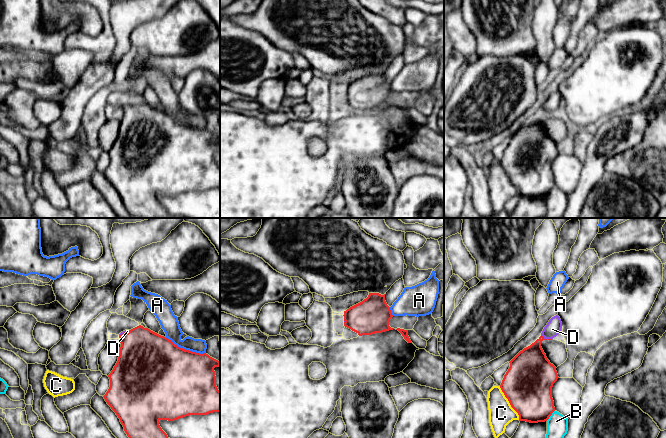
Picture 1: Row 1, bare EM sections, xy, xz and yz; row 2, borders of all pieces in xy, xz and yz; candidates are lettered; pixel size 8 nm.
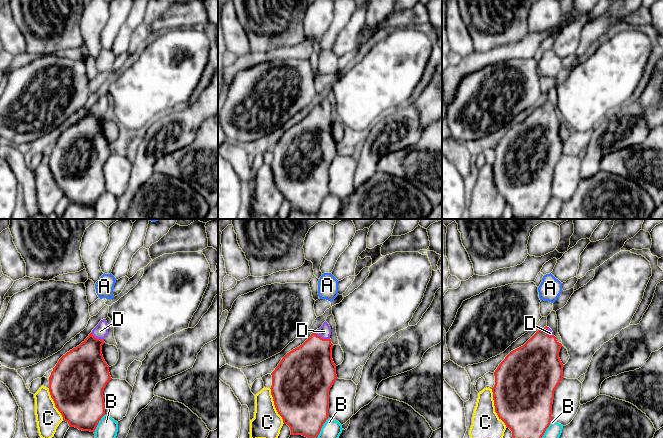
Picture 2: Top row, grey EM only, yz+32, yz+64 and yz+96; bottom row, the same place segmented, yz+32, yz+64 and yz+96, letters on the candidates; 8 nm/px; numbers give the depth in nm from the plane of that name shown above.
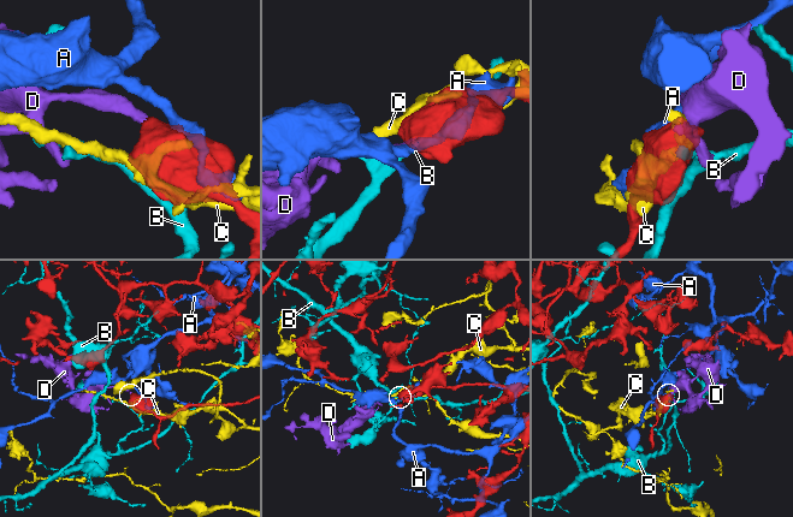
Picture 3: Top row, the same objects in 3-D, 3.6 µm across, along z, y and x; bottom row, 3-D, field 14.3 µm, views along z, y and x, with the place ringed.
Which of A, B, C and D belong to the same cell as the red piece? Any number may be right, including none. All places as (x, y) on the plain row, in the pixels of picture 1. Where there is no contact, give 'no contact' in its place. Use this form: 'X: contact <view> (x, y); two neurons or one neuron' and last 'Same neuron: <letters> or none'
A: contact xy (184, 125); two neurons
B: contact yz (551, 190); two neurons
C: contact yz (509, 178); two neurons
D: contact yz (546, 115); one neuron
Same neuron: D

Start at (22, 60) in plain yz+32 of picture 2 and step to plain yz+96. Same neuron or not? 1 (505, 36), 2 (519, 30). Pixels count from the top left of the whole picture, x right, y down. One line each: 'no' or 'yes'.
1: no
2: no

